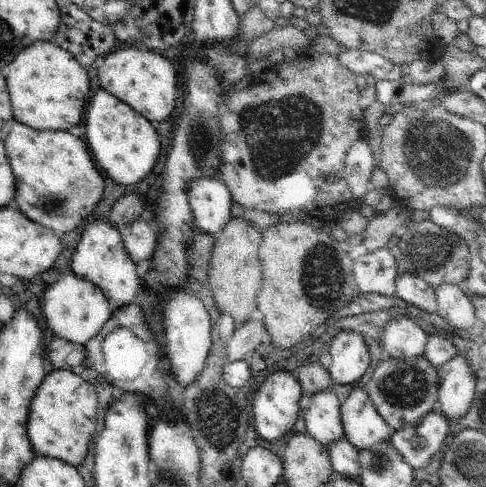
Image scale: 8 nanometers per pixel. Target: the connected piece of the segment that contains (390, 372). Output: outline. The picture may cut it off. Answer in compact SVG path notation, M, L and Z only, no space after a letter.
M422 354L412 360L396 360L389 356L361 384L370 395L378 414L391 426L393 431L418 424L428 412L438 405L438 369Z

